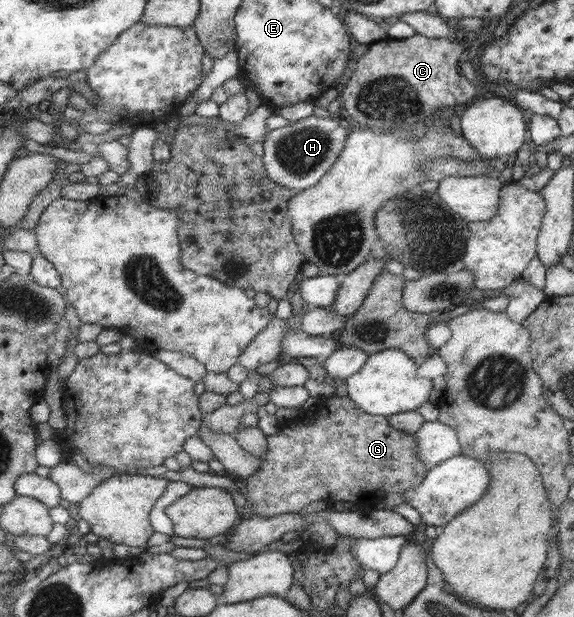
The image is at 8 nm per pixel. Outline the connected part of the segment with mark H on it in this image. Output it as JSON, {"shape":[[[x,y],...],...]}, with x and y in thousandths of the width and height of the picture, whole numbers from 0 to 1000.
{"shape":[[[547,186],[465,214],[456,256],[469,288],[476,297],[514,311],[544,306],[591,259],[606,230],[606,216],[592,191]]]}

